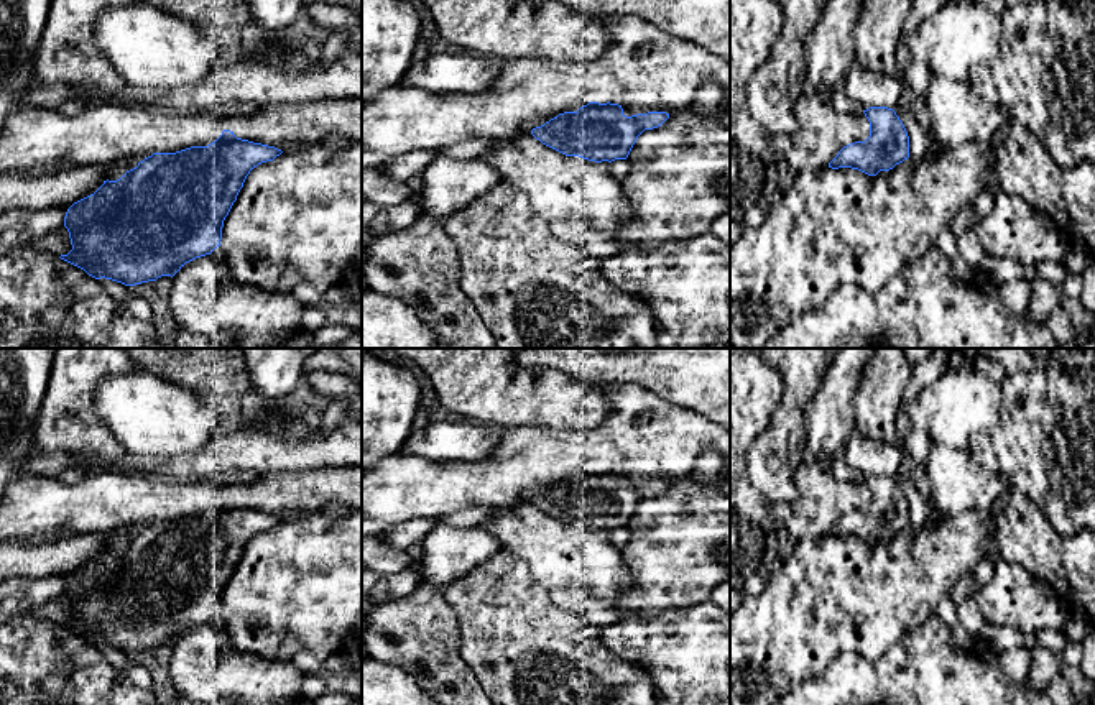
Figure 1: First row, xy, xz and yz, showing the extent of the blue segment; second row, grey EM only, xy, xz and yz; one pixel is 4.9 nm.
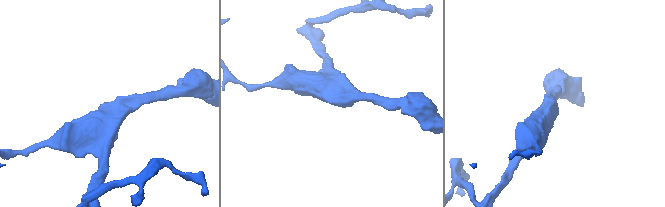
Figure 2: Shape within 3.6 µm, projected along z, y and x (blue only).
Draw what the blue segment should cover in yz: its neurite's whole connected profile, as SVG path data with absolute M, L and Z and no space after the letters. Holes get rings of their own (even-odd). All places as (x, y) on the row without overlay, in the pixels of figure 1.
M870 475L863 482L870 490L870 505L843 514L829 536L852 536L876 544L909 526L908 500L893 477Z

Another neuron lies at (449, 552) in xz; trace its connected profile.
M436 526L423 542L419 580L444 592L465 572L500 552L500 541L480 526Z

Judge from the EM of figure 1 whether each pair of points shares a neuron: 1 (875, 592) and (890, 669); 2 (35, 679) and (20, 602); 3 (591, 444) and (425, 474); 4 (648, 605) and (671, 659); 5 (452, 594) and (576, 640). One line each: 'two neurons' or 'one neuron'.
1: two neurons
2: two neurons
3: one neuron
4: two neurons
5: one neuron

